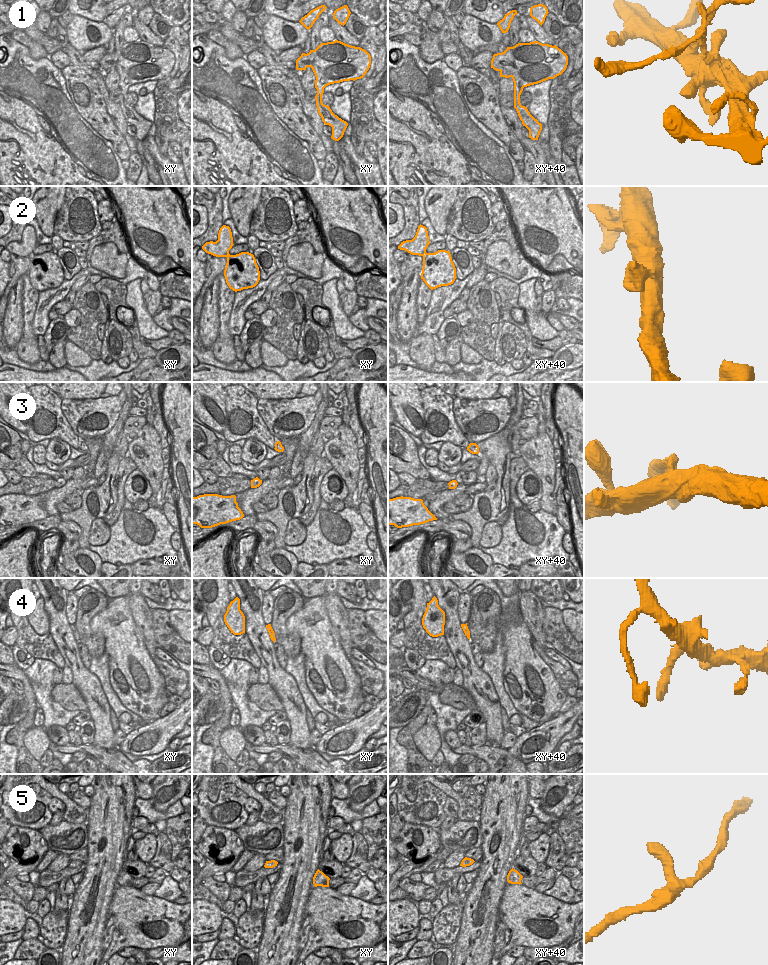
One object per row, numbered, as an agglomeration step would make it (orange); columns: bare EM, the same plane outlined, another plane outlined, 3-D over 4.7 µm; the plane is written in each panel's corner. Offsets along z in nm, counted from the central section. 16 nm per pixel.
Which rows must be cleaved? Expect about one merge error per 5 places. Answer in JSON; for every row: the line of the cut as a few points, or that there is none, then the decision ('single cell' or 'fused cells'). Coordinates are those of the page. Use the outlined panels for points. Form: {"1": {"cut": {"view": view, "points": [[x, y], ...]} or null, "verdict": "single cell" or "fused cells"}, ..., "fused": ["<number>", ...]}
{"1": {"cut": null, "verdict": "single cell"}, "2": {"cut": null, "verdict": "single cell"}, "3": {"cut": null, "verdict": "single cell"}, "4": {"cut": null, "verdict": "single cell"}, "5": {"cut": null, "verdict": "single cell"}, "fused": []}

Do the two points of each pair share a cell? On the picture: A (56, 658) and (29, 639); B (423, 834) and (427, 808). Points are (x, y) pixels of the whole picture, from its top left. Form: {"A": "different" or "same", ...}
{"A": "same", "B": "different"}

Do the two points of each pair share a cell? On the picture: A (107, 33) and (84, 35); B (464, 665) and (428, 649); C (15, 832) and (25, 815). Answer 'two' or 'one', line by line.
A: one
B: two
C: two

